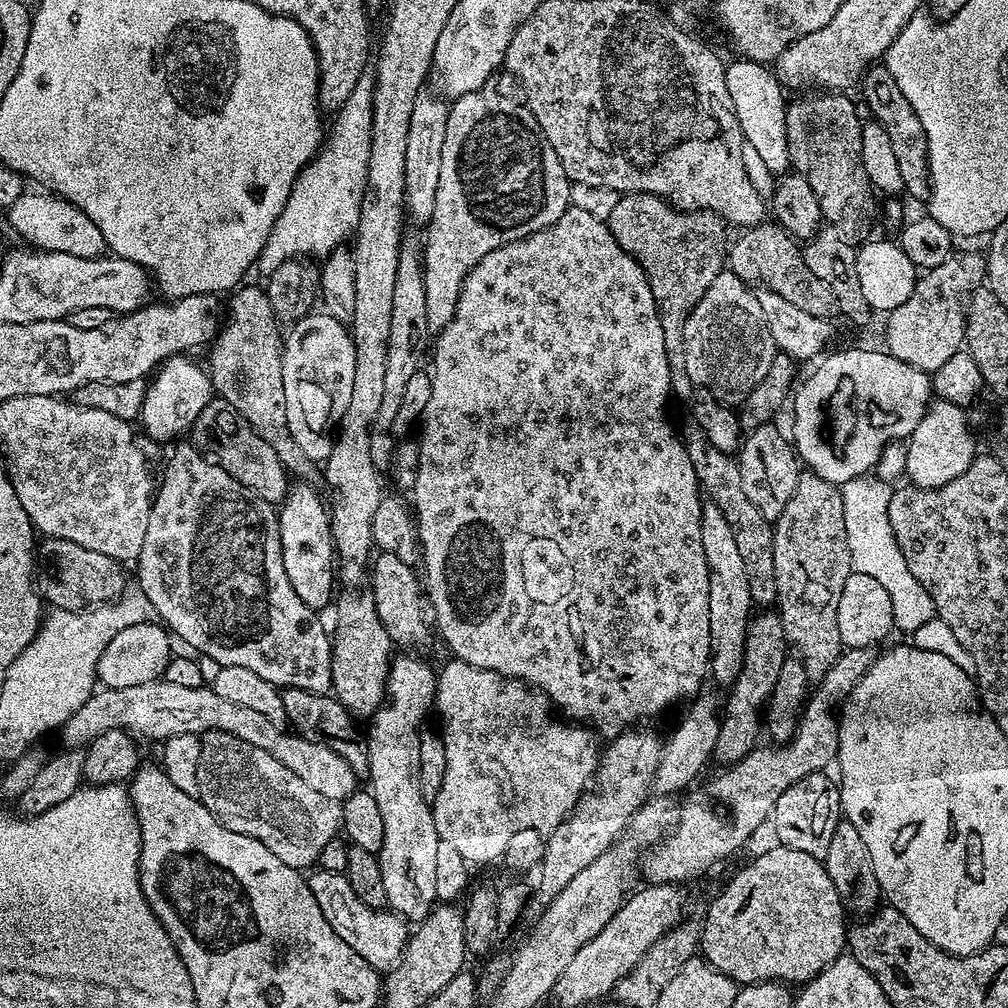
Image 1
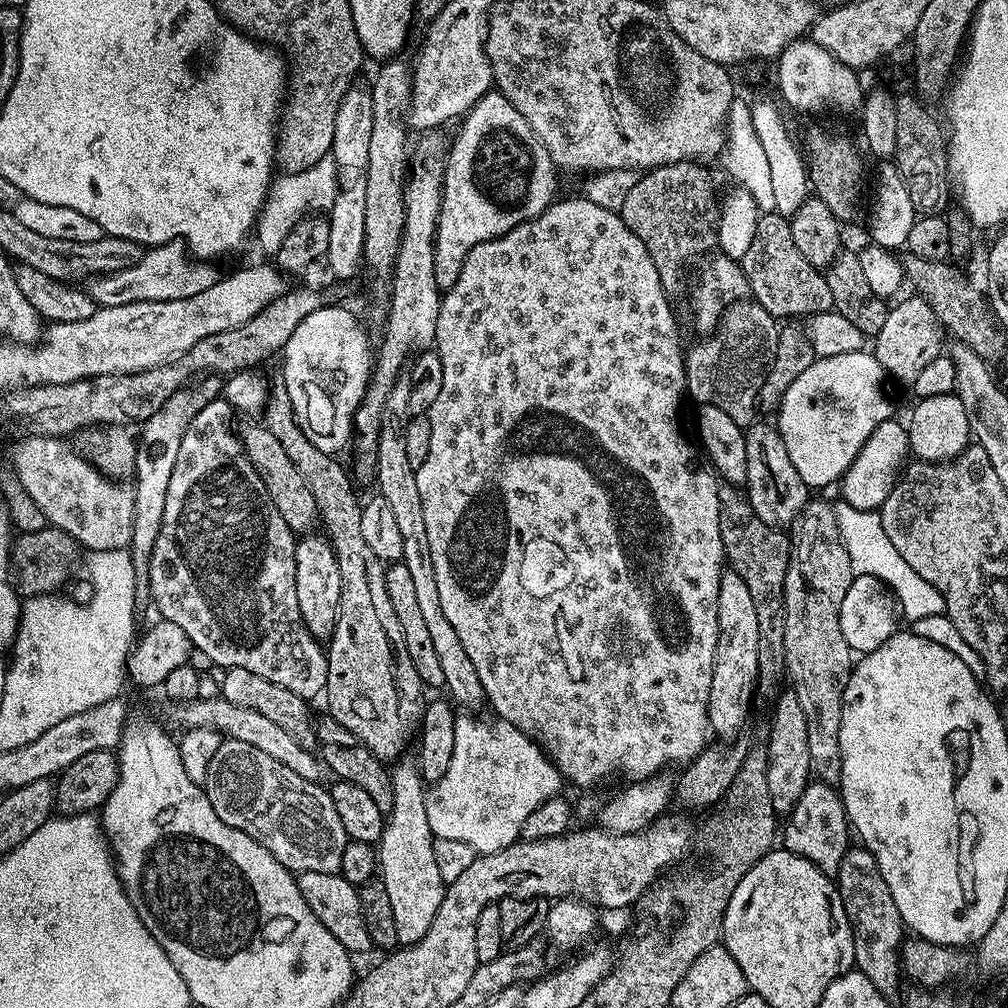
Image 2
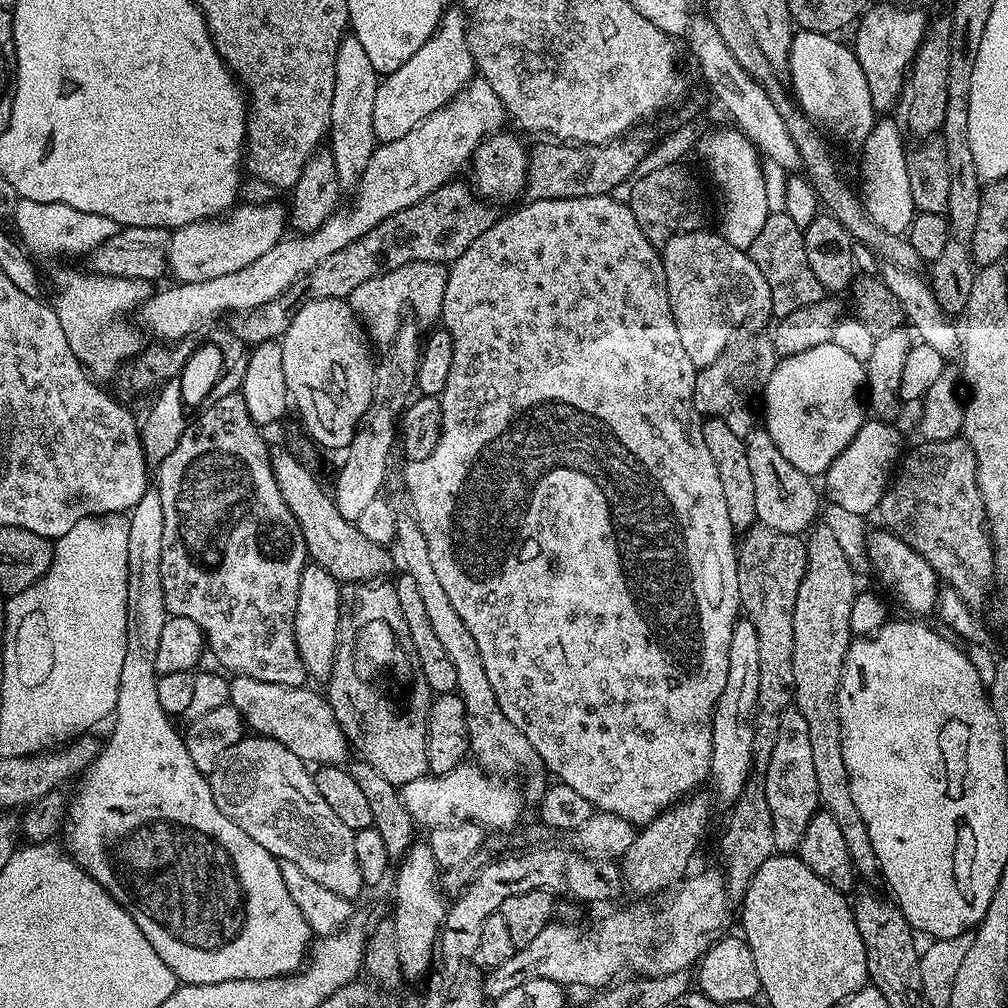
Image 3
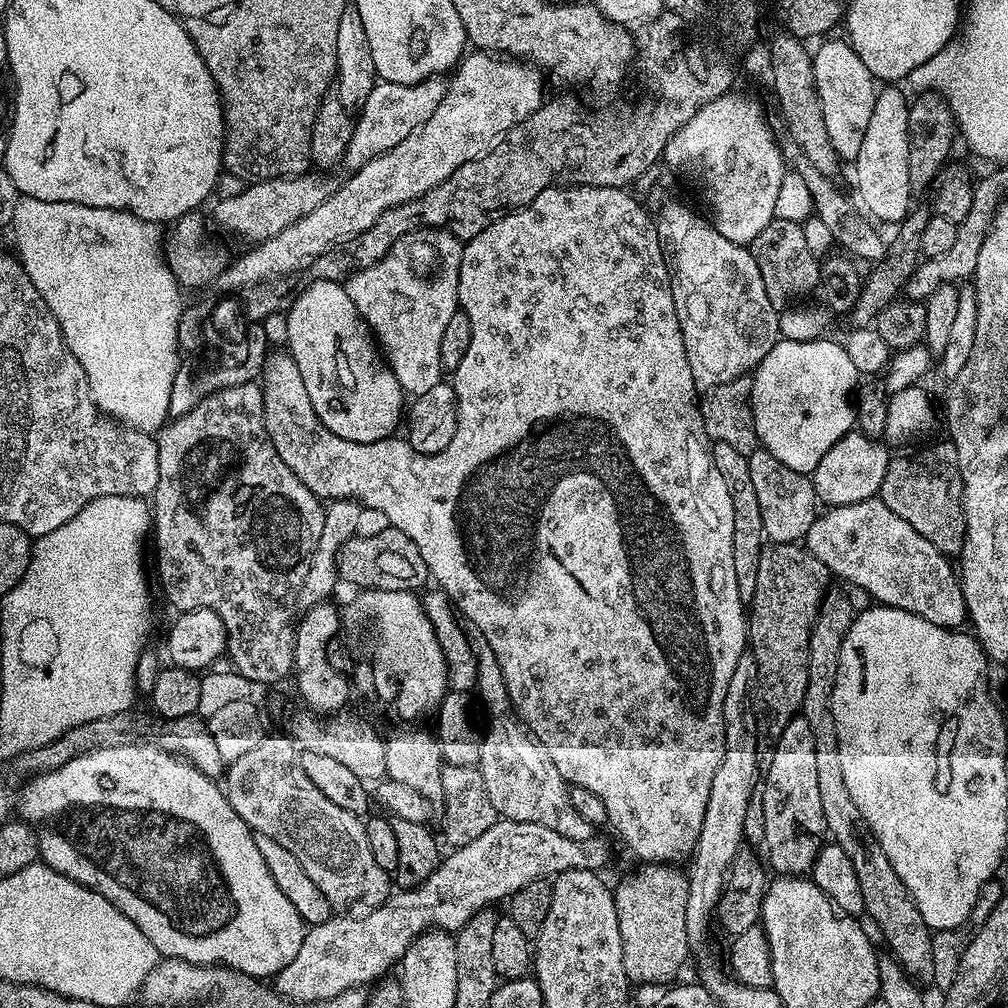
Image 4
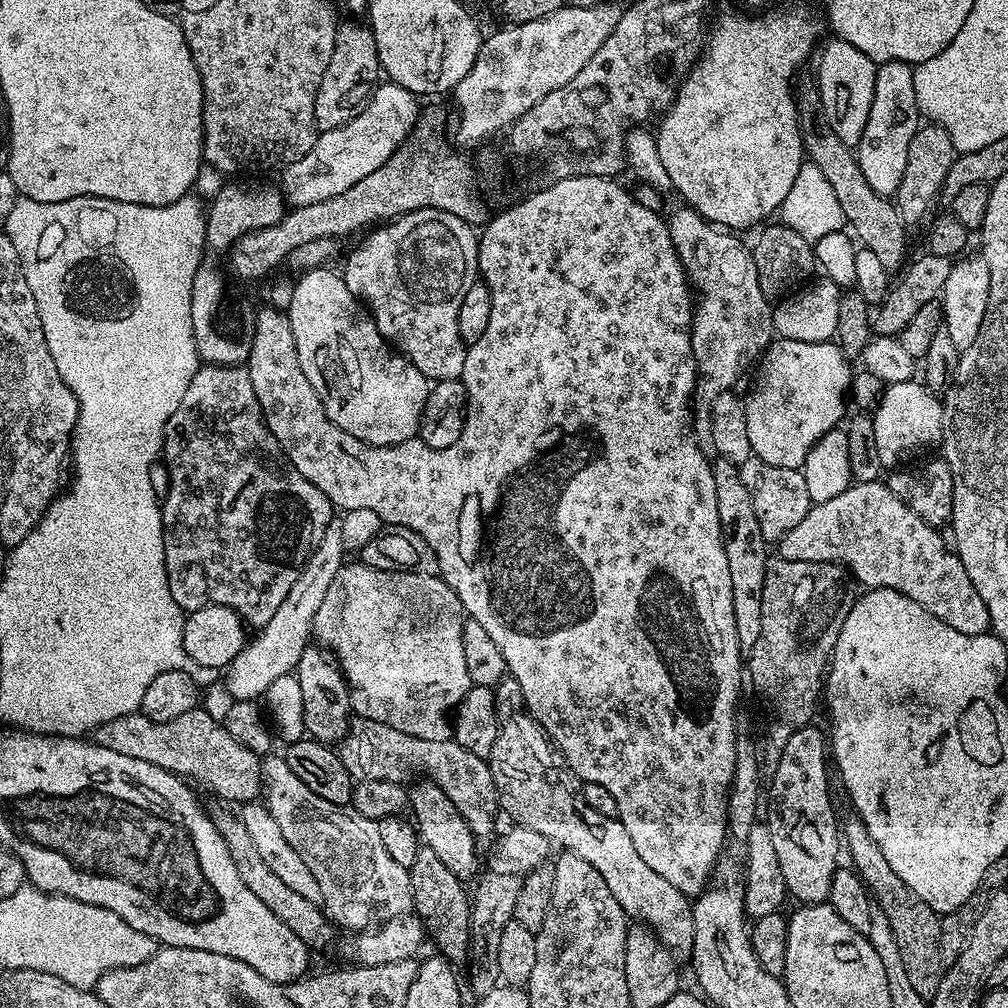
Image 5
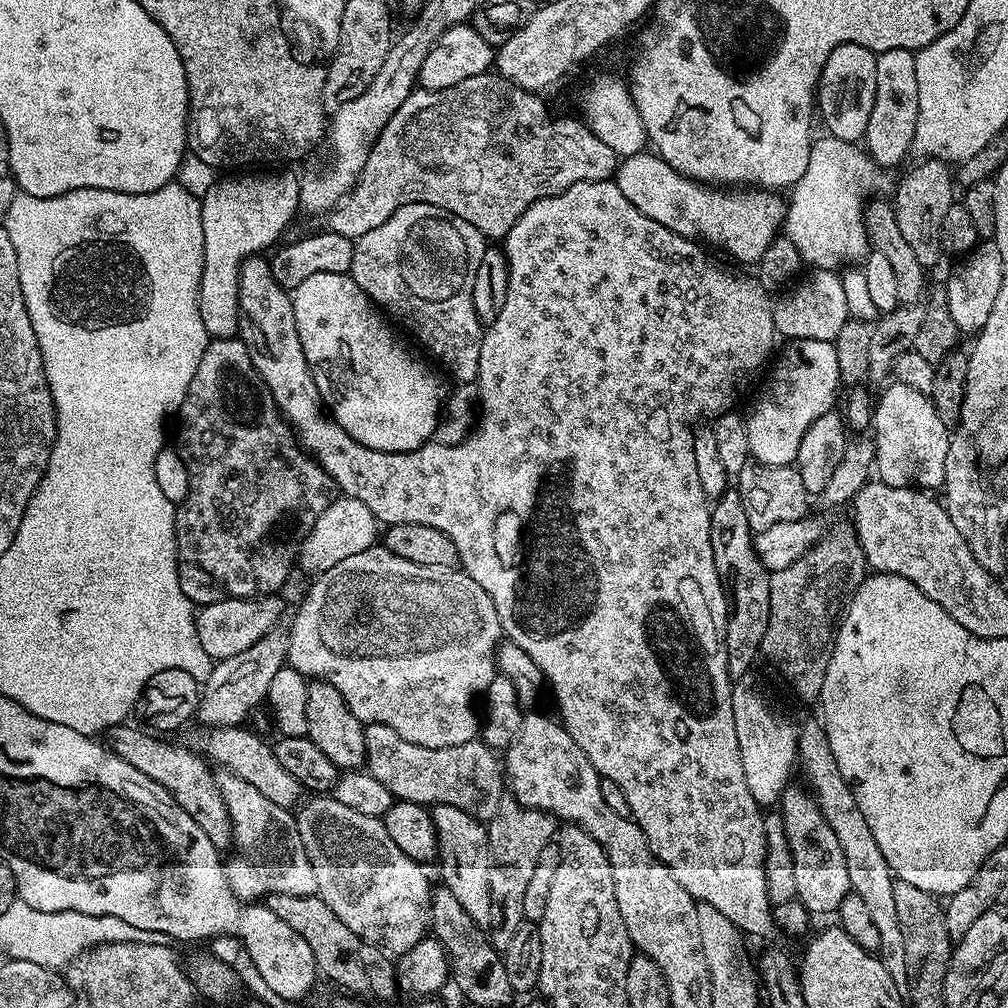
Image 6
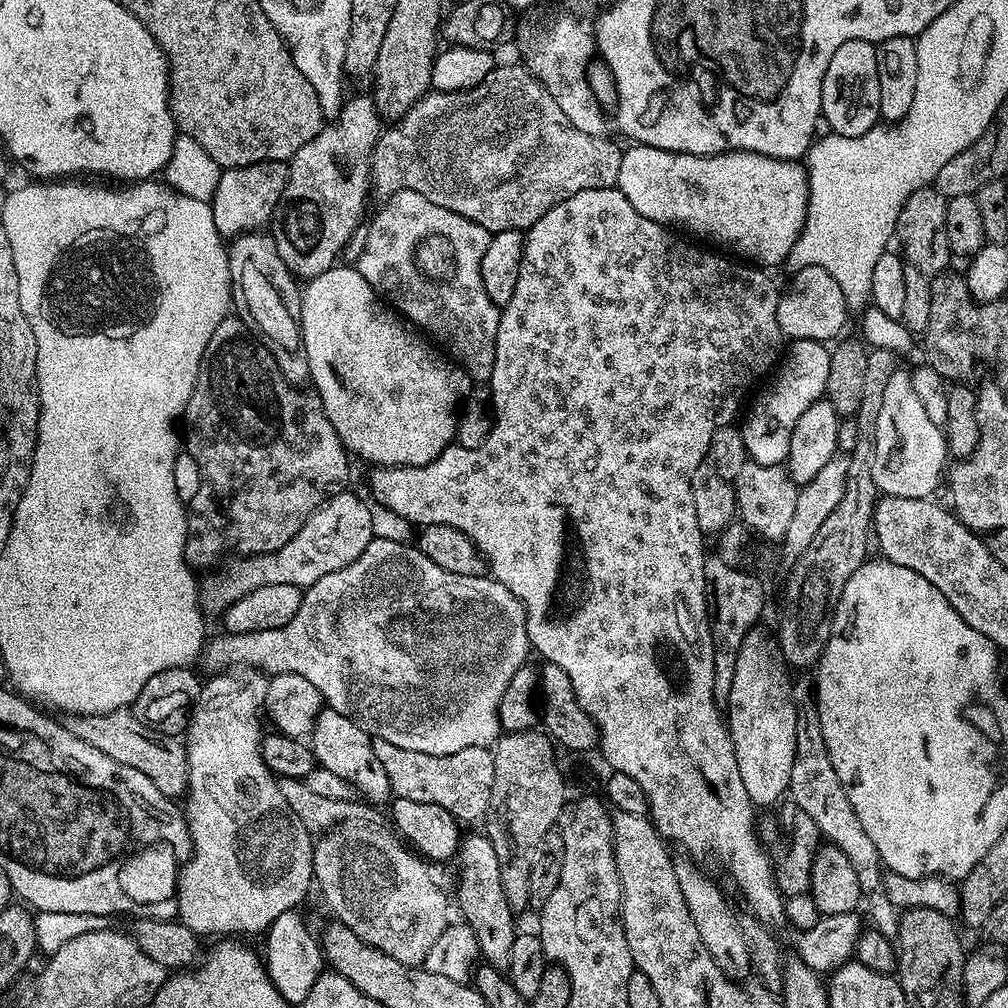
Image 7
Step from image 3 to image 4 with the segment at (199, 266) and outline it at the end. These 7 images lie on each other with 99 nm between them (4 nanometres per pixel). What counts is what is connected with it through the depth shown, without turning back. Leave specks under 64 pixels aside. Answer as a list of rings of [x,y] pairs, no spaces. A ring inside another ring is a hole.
[[[328,174],[312,175],[283,176],[249,183],[238,194],[217,199],[212,216],[222,231],[229,232],[240,240],[249,240],[249,245],[261,244],[264,240],[274,238],[274,234],[282,234],[286,226],[294,226],[298,218],[306,218],[310,210],[315,210],[317,206],[322,206],[322,202],[326,202],[332,193],[334,181]]]

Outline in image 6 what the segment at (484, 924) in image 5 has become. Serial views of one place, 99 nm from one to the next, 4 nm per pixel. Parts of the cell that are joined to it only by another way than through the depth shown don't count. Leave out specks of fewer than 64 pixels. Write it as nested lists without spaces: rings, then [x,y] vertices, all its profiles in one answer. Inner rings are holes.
[[[515,798],[501,800],[498,810],[487,821],[488,849],[492,855],[490,862],[490,894],[492,895],[492,923],[490,925],[490,941],[497,950],[510,946],[510,938],[514,938],[514,930],[525,923],[522,914],[522,894],[526,894],[526,886],[534,875],[534,866],[538,866],[538,854],[542,854],[542,846],[553,843],[558,832],[558,821],[550,812],[539,812],[536,808],[524,808]]]

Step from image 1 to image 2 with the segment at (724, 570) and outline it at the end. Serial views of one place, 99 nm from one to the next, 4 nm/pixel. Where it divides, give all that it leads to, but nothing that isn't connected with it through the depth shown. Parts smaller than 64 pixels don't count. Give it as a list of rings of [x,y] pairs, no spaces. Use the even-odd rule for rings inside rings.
[[[725,570],[720,576],[718,586],[718,646],[714,656],[714,674],[710,684],[710,698],[708,699],[708,727],[716,732],[721,741],[731,742],[741,735],[744,723],[748,720],[751,710],[752,692],[757,691],[758,681],[758,610],[754,610],[754,598],[750,598],[750,590],[746,582],[738,578],[738,574]]]

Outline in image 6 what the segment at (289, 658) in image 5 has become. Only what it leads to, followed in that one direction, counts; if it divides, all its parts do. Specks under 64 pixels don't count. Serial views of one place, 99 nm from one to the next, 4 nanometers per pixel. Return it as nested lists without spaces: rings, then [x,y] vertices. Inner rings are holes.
[[[273,630],[270,634],[258,638],[258,642],[250,646],[250,650],[242,650],[242,654],[215,661],[210,678],[200,693],[198,720],[212,728],[234,728],[243,725],[244,719],[259,704],[261,707],[265,703],[270,681],[280,668],[285,667],[287,659],[288,637],[283,631]]]

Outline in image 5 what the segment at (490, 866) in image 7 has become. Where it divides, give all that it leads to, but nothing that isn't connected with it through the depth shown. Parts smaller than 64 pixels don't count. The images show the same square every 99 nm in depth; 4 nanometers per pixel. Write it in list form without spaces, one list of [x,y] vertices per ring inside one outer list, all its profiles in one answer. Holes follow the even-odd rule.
[[[427,778],[417,779],[408,788],[408,808],[423,846],[434,850],[443,865],[459,878],[474,875],[478,837],[470,830],[466,818],[462,818],[462,814],[458,814],[458,806],[454,806],[454,802],[450,802],[450,798],[443,792],[442,786],[438,786]]]

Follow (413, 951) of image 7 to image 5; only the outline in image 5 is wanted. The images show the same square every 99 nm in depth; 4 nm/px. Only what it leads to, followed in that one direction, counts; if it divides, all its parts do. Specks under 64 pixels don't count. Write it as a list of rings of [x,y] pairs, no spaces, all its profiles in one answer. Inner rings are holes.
[[[265,755],[262,760],[262,788],[266,796],[268,792],[266,805],[286,842],[310,866],[310,874],[314,874],[322,889],[325,913],[339,927],[341,924],[360,930],[365,927],[364,920],[372,916],[372,904],[411,905],[409,869],[398,866],[386,854],[376,821],[358,814],[351,806],[334,805],[320,798],[290,770],[283,755],[276,755]]]

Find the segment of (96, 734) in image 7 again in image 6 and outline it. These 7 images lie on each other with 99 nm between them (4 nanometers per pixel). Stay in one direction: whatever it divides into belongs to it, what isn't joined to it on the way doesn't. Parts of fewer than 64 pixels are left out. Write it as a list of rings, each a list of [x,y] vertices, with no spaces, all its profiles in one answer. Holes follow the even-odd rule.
[[[125,722],[111,729],[111,751],[115,752],[118,758],[130,762],[134,770],[142,770],[146,778],[158,782],[158,786],[165,788],[174,798],[174,802],[178,802],[178,806],[182,806],[182,810],[186,810],[186,814],[190,814],[190,818],[194,818],[194,822],[202,826],[202,834],[206,834],[206,838],[217,842],[227,841],[232,835],[232,823],[220,793],[217,777],[214,772],[212,776],[211,770],[208,769],[209,761],[199,751],[191,752],[178,744],[167,744],[164,741],[167,739],[143,727],[131,728],[130,725],[131,723]]]

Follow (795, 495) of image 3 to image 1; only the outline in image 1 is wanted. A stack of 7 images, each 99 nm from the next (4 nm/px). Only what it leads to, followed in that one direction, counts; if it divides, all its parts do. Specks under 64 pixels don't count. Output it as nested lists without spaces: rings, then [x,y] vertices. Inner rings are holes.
[[[771,422],[747,433],[738,453],[742,490],[746,490],[746,498],[750,498],[750,502],[754,502],[754,506],[758,506],[760,513],[770,522],[775,522],[782,510],[786,510],[786,502],[790,502],[802,471],[801,461],[791,439],[785,433],[783,436],[775,426]]]

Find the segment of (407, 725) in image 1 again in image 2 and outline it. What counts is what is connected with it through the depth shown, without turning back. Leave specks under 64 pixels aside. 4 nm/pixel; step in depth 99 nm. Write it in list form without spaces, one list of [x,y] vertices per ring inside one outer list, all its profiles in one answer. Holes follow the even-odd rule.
[[[397,759],[390,768],[393,808],[386,815],[384,833],[378,843],[378,879],[386,886],[394,909],[394,930],[398,930],[396,942],[400,946],[418,942],[430,930],[446,887],[434,863],[434,837],[430,818],[426,818],[426,785],[420,776],[420,765],[415,759],[404,759]]]

